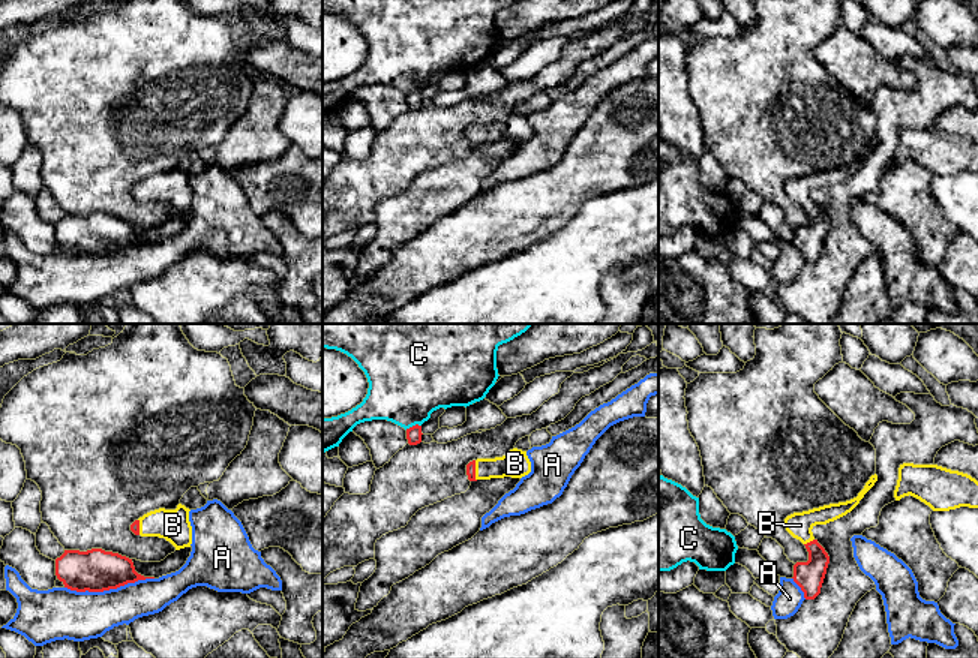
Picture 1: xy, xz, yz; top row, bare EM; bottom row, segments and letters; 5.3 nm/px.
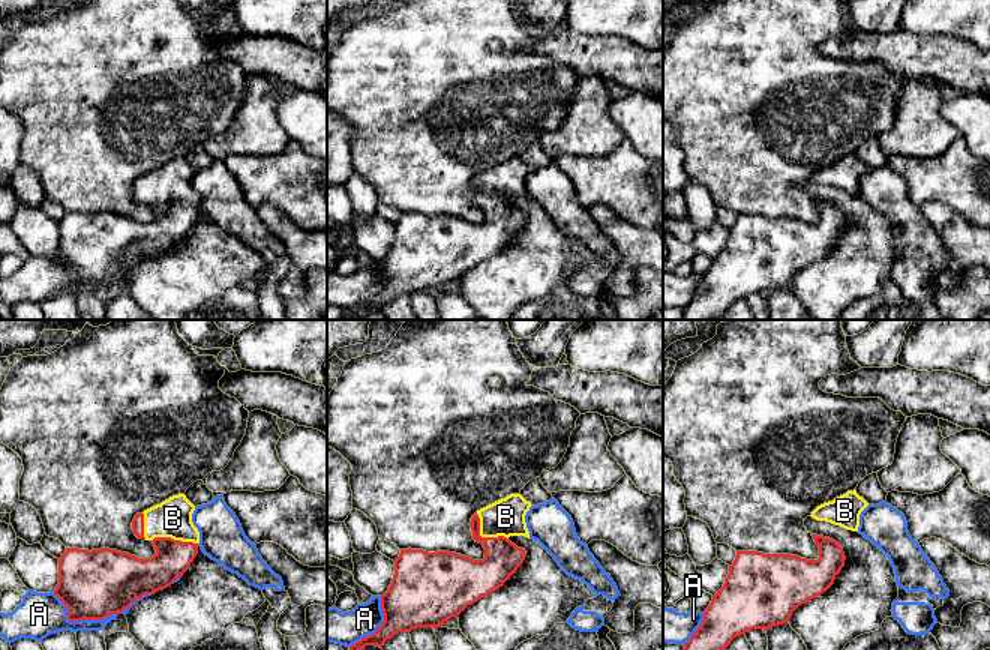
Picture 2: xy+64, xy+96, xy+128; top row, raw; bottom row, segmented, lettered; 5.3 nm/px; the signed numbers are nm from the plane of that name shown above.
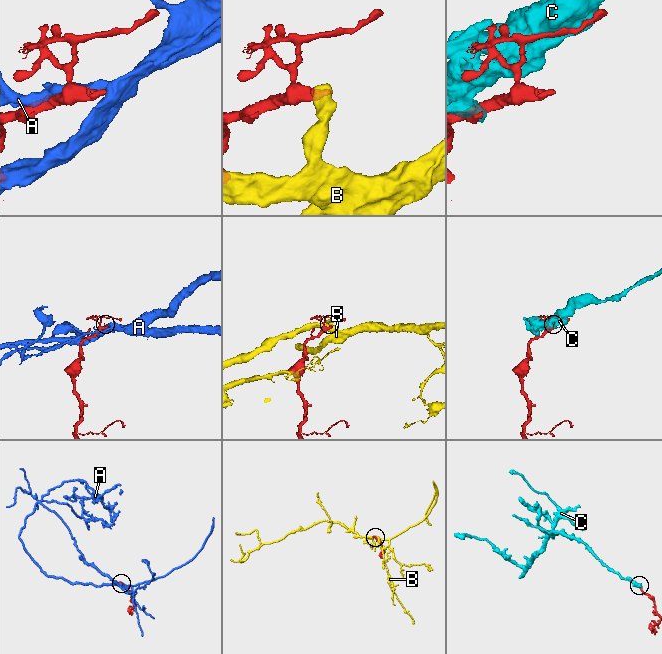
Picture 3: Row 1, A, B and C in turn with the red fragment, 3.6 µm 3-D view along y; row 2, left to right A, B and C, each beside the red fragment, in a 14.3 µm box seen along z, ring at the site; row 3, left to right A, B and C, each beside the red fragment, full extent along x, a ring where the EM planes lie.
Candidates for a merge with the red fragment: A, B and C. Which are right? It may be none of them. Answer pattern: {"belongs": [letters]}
{"belongs": ["B"]}

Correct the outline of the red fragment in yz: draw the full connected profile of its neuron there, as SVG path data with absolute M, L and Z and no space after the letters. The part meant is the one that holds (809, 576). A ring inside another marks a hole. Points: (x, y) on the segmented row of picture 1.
M874 474L866 483L858 496L850 501L824 505L802 513L794 513L784 519L786 531L794 538L800 540L808 552L807 562L796 562L794 565L792 577L804 592L806 600L814 600L820 594L820 588L830 564L828 553L813 537L812 529L816 525L826 525L850 513L876 481L878 475Z

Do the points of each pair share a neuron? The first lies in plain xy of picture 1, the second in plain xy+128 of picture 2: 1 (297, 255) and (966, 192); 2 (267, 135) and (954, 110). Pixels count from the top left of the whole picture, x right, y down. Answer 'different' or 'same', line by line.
1: different
2: different

